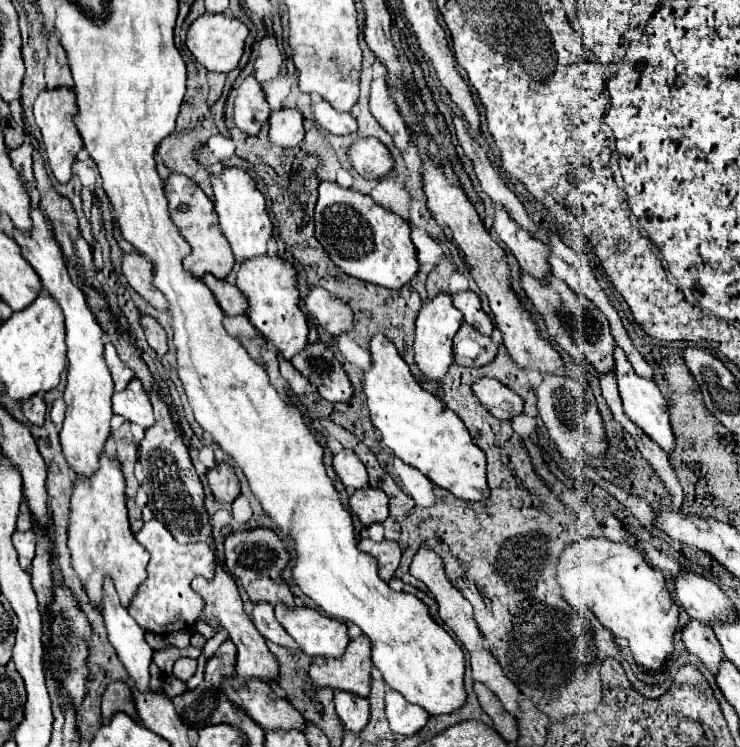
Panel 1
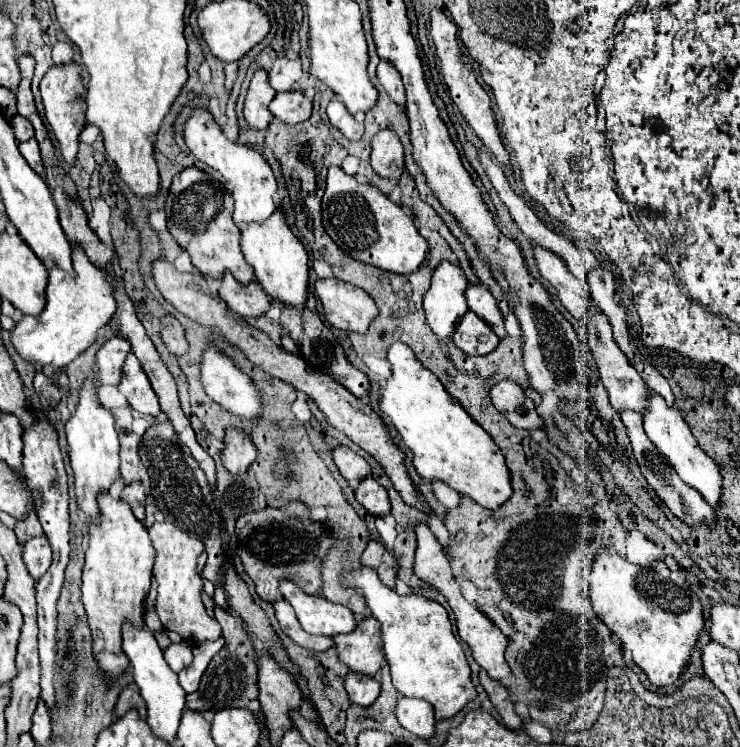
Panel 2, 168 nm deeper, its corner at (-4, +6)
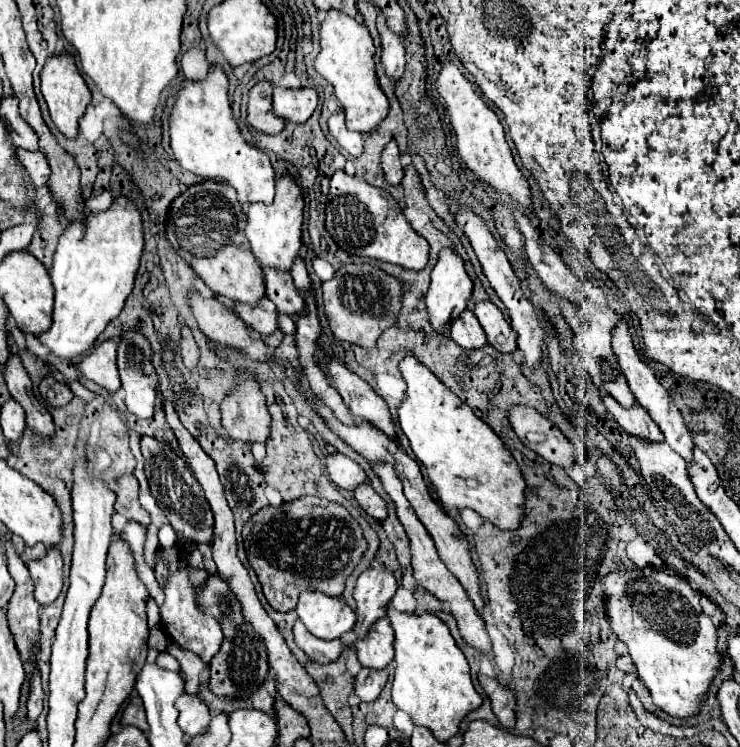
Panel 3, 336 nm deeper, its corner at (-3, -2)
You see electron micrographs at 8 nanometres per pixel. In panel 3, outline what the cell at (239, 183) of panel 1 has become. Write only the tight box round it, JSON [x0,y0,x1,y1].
[170,66,276,208]

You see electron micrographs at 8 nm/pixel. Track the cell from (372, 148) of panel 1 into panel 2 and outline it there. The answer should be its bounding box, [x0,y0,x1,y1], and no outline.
[371,130,405,180]

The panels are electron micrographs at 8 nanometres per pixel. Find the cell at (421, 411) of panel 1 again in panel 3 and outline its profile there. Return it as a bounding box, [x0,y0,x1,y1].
[398,358,526,530]

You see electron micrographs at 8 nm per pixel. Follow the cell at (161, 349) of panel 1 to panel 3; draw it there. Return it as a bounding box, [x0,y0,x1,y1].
[180,328,200,370]

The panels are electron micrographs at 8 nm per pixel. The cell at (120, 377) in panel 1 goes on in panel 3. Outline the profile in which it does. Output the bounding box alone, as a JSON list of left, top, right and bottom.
[80,340,120,392]

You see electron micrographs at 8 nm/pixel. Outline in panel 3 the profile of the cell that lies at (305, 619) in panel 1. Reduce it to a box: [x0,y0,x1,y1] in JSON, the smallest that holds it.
[296,592,356,640]

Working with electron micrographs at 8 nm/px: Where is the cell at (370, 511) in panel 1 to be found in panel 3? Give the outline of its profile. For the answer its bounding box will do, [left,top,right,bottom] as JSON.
[354,482,386,520]

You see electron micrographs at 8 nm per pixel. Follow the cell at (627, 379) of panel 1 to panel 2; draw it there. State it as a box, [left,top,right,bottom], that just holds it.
[645,394,721,508]

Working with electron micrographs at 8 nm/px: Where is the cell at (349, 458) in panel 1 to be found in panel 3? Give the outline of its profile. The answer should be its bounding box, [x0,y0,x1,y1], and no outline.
[326,452,368,490]

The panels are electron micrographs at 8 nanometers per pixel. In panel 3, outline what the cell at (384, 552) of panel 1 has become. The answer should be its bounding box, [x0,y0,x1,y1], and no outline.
[354,566,398,638]

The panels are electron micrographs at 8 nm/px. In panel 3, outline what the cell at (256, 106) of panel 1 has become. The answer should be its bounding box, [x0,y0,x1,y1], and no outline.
[248,82,284,134]

